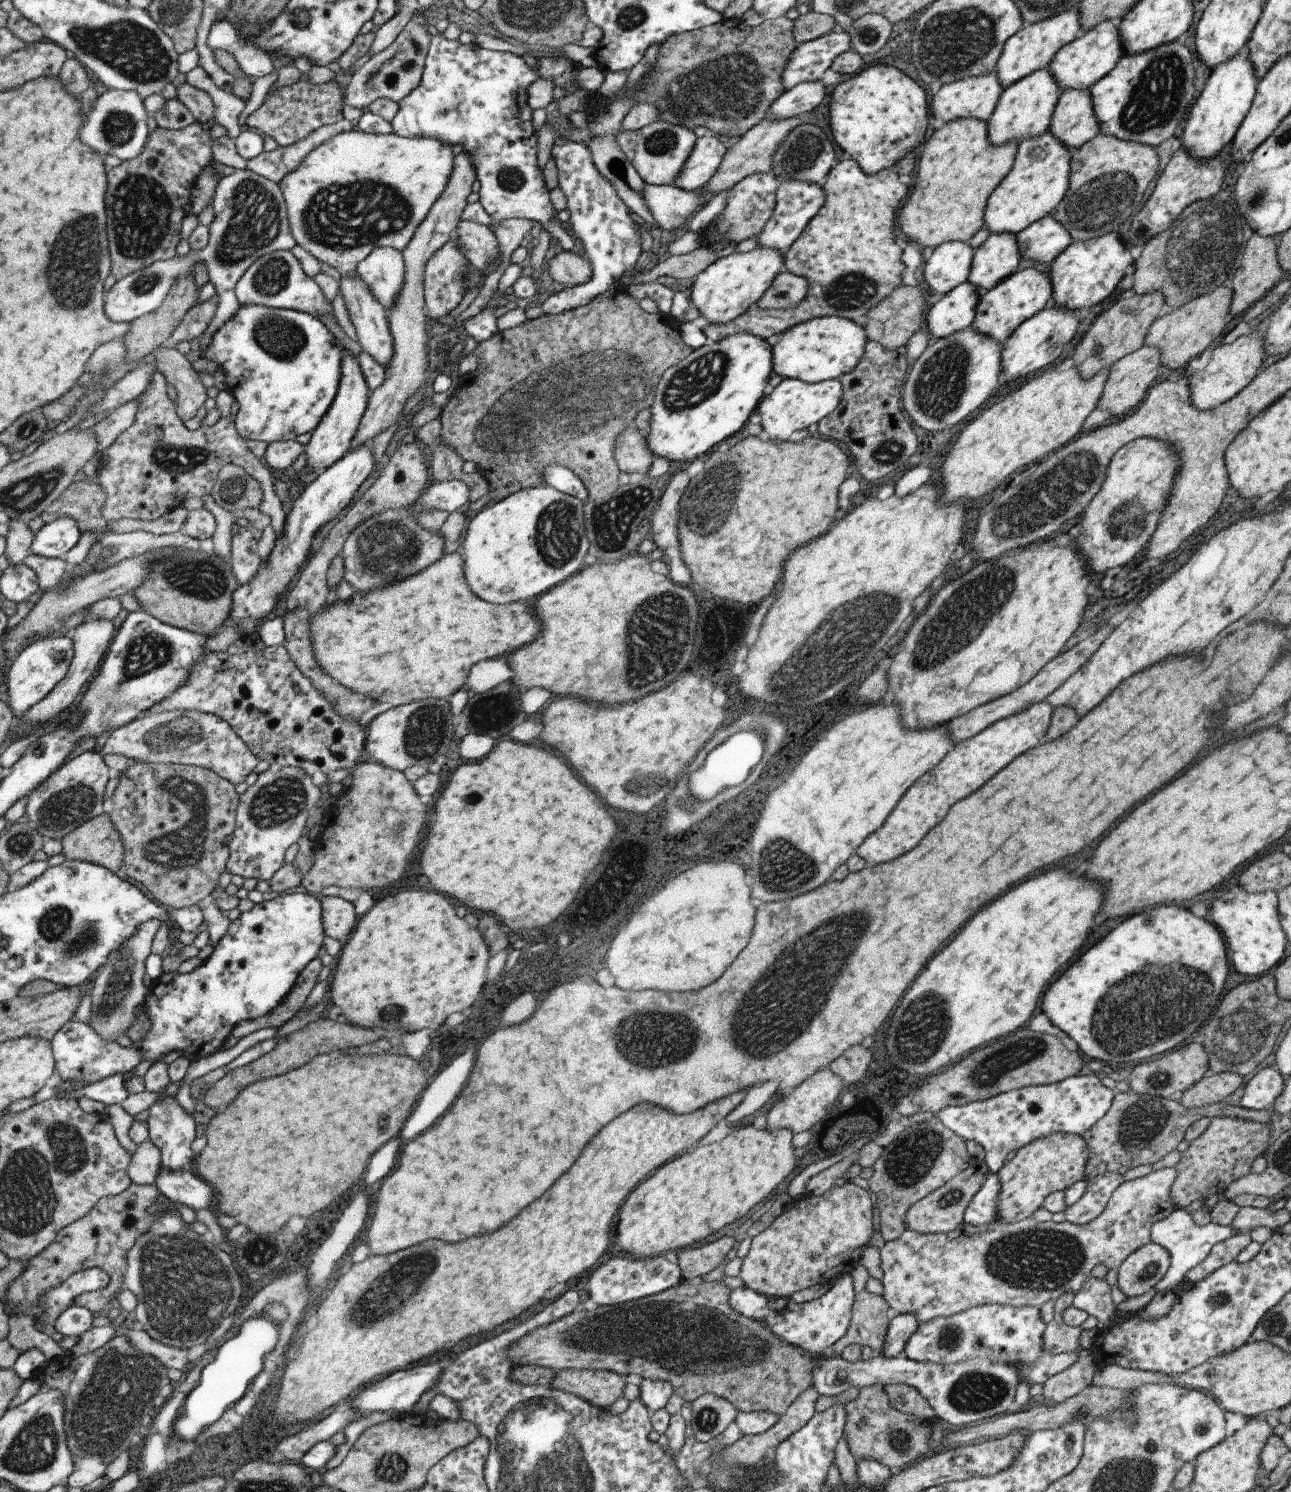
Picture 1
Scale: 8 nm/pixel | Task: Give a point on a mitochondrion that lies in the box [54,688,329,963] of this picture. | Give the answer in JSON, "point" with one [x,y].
{"point":[180,849]}

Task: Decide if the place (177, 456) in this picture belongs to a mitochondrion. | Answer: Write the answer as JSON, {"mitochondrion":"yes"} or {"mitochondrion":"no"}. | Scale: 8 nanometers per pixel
{"mitochondrion":"yes"}

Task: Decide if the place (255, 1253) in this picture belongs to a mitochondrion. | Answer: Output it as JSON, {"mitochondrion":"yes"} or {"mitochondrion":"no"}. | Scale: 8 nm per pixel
{"mitochondrion":"yes"}

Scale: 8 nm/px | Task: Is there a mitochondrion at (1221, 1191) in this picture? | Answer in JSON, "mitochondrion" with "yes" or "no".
{"mitochondrion":"no"}

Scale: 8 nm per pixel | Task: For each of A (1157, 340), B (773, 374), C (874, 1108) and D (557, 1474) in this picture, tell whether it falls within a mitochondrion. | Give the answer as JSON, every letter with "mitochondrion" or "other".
{"A":"other","B":"other","C":"other","D":"mitochondrion"}

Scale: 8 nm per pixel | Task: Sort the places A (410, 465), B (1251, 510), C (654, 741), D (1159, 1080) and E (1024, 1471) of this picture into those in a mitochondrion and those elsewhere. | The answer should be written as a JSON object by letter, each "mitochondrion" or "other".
{"A":"other","B":"other","C":"other","D":"mitochondrion","E":"other"}

